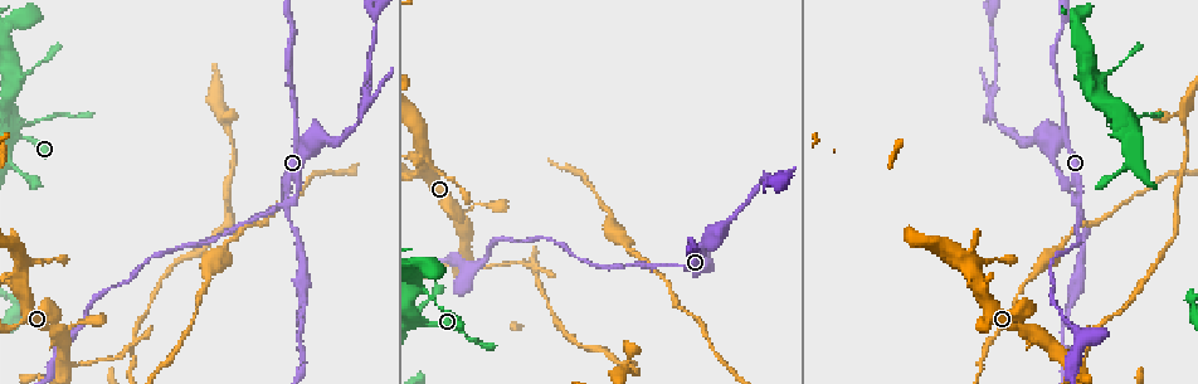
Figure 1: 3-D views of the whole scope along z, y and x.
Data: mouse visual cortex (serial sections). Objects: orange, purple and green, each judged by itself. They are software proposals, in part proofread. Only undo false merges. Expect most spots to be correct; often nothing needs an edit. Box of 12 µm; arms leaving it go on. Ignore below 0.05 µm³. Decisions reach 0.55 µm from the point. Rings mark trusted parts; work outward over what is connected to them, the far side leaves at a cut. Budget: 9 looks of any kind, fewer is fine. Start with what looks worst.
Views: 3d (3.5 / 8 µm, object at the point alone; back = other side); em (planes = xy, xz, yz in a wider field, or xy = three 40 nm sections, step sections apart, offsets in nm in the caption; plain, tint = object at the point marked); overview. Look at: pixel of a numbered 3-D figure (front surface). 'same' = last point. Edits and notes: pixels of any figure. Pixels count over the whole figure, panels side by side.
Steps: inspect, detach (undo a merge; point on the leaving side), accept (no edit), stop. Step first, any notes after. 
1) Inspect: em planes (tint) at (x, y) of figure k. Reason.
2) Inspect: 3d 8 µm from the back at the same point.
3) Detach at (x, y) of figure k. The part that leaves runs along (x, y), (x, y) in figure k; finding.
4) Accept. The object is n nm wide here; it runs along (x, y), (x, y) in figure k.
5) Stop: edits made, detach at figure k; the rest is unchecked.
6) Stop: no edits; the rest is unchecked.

Inspect: 3d 8 µm at (1078, 205) of figure 1. Three arms meet.

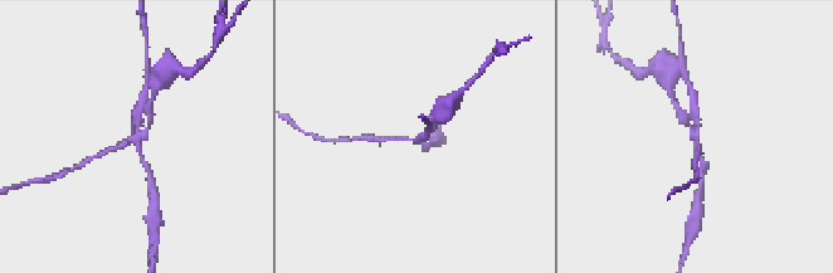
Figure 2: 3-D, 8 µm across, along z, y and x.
Inspect: 3d 3.5 µm at (137, 138) of figure 2.

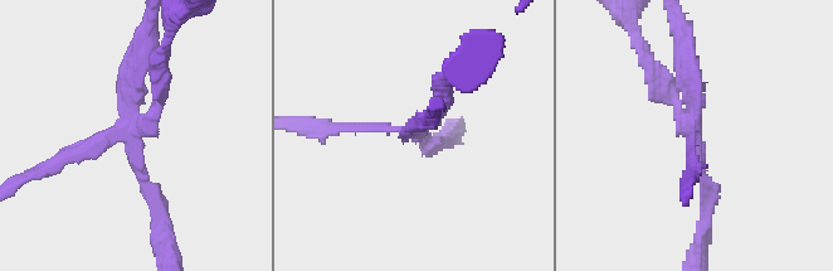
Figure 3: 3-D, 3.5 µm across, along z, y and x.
Inspect: em xy step 3 (tint) at (695, 129) of figure 3.

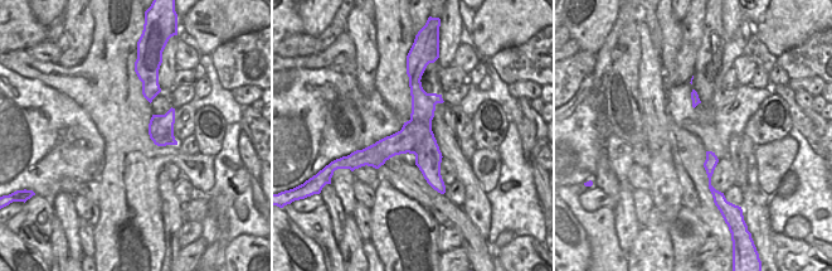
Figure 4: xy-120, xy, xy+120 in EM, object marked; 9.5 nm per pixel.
Detach at (161, 53) of figure 3. The part that leaves runs along (131, 120), (27, 178) in figure 3; a second cell is stuck on.

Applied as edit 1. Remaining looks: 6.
Inspect: 3d 3.5 µm from the back at (1028, 329) of figure 1. Calibre changes.

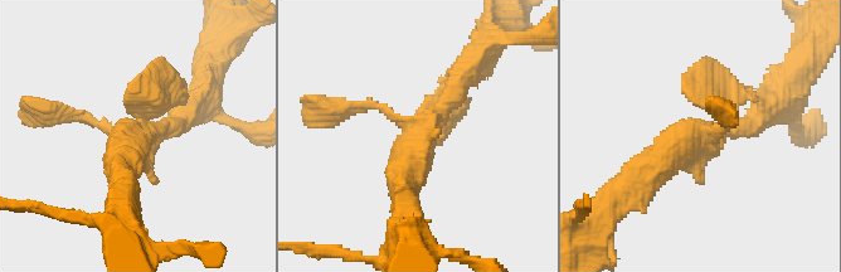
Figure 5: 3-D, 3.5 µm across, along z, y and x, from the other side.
Inspect: em planes (tint) at (701, 135) of figure 5.

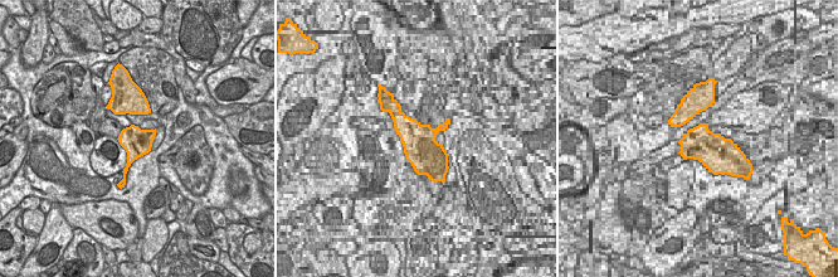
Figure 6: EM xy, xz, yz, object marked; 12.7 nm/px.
Accept. It runs along (763, 110), (695, 136), (637, 179) in figure 5; continuous, no second cell.

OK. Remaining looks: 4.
Inspect: 3d 3.5 µm at (129, 347) of figure 1. Sharp bend.

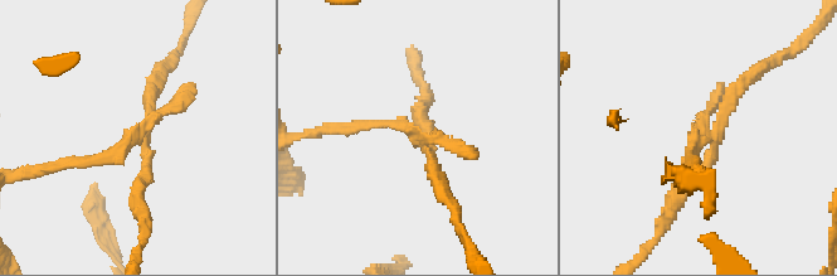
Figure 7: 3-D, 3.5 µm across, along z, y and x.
Inspect: em xy step 1 (tint) at (425, 149) of figure 7. Need the tissue.

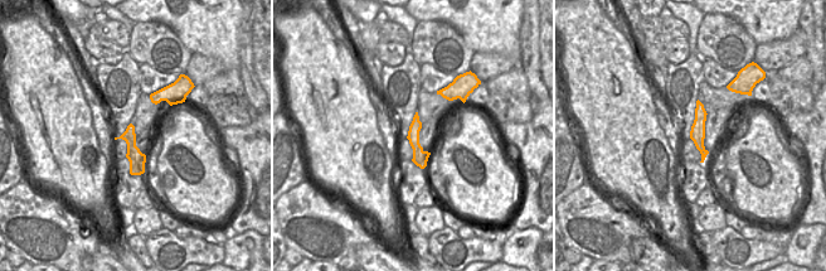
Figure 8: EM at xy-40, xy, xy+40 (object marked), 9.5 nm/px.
Detach at (419, 114) of figure 7. The part that leaves runs along (421, 143), (456, 214) in figure 7; two cells meet here.

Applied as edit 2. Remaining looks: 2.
Stop: edits made, detach at figure 3, detach at figure 7; the rest is unchecked.

